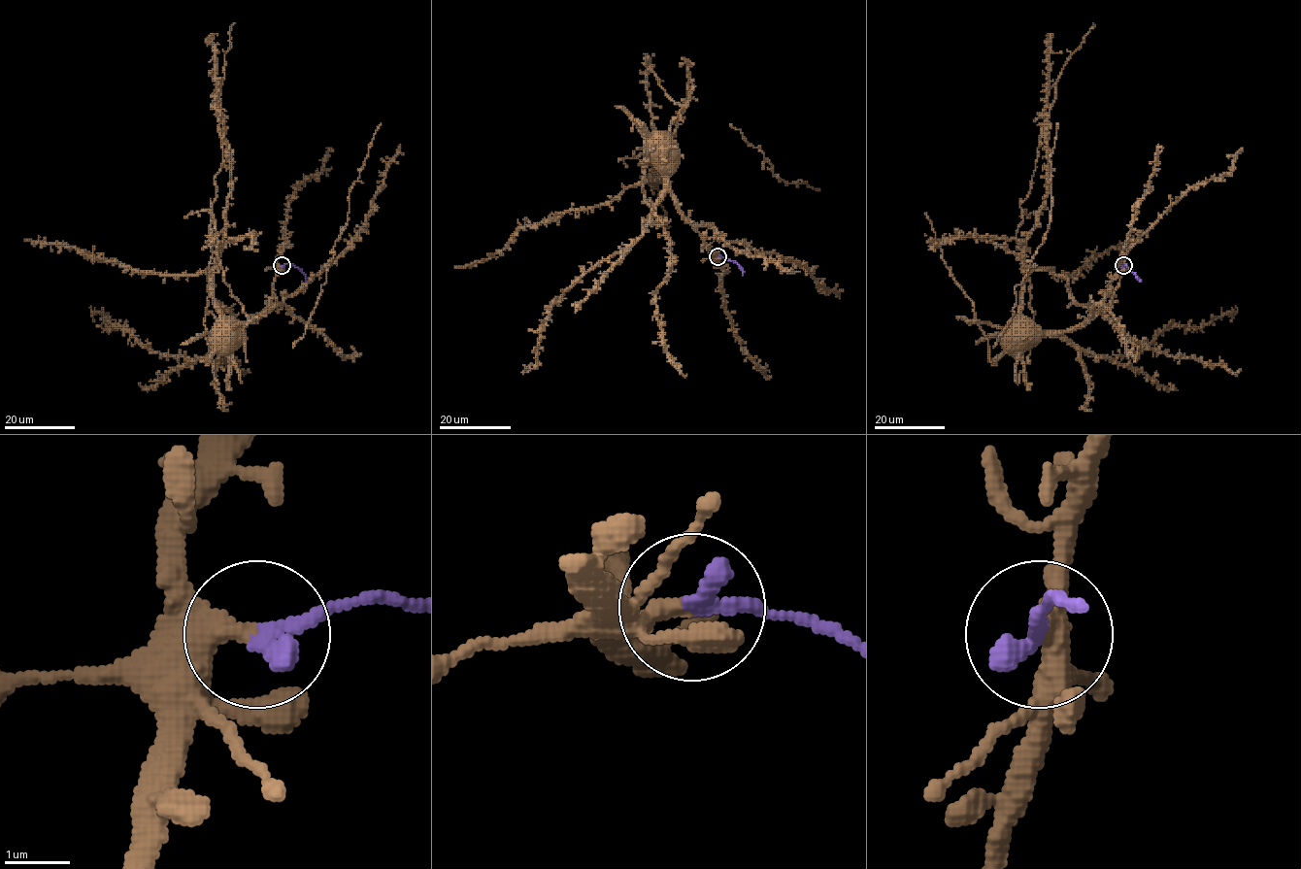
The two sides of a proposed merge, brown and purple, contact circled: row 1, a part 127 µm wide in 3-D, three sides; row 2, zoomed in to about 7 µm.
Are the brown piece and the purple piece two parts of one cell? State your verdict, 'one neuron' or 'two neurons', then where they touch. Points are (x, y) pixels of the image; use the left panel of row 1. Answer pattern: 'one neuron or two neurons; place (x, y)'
two neurons; place (282, 265)

